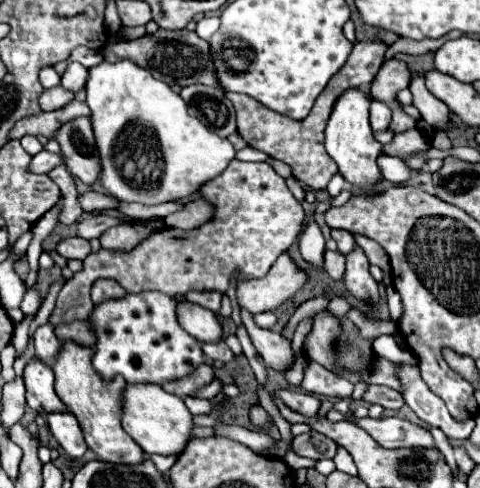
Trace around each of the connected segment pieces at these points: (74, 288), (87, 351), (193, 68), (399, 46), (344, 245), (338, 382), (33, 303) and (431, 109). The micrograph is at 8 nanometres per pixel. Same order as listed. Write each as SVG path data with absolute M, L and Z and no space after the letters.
M233 159L223 175L203 185L199 193L215 205L213 221L193 231L165 227L141 241L129 253L115 253L107 249L91 253L83 261L83 271L75 273L75 277L61 287L49 323L59 325L89 317L95 307L91 301L91 285L97 279L113 279L127 293L161 291L177 299L181 299L187 291L225 293L233 271L239 271L237 281L265 275L275 259L287 251L303 231L305 211L287 189L285 179L279 177L269 163L245 163Z
M63 343L55 363L53 363L53 373L55 373L55 391L59 399L67 405L67 409L77 417L85 443L91 451L97 453L101 461L107 463L141 463L143 461L143 451L141 447L125 435L121 427L121 391L125 389L125 379L117 375L113 381L103 381L99 373L91 365L93 357L93 347L83 347L77 343Z
M159 29L153 35L145 35L135 41L121 41L121 43L111 43L107 45L101 55L105 61L121 61L121 59L133 59L139 67L147 69L153 77L165 81L167 85L193 85L193 83L203 83L217 87L215 75L213 75L213 65L211 65L211 53L209 53L209 43L201 39L195 31L165 31Z
M451 31L439 39L423 39L421 41L414 41L408 38L398 38L396 42L390 45L385 53L385 61L393 58L397 53L405 53L410 55L422 55L429 51L435 52L446 41L459 37L461 33Z
M333 229L331 231L331 237L335 239L337 243L337 249L341 255L349 255L353 249L355 249L355 239L349 231L343 231L343 229Z
M311 361L305 369L305 379L303 379L303 391L319 395L319 397L339 397L347 399L353 393L353 383L349 383L343 377L337 377L335 373L327 371L319 363Z
M27 291L23 297L23 303L21 303L23 315L35 315L41 307L41 301L43 301L43 297L37 291Z
M413 73L409 91L413 93L413 105L419 109L421 119L427 121L435 129L447 129L449 123L449 107L441 103L429 89L425 87L425 73Z

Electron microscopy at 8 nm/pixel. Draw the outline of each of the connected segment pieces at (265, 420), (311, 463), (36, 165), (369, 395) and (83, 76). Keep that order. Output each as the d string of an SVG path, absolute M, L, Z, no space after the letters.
M259 405L249 409L249 419L251 419L251 423L253 423L255 427L267 427L267 425L273 423L271 415L269 415L263 407L259 407Z
M289 447L287 453L284 457L285 463L294 471L300 468L314 468L316 461L312 459L307 459L305 457L300 457Z
M41 151L39 155L35 155L33 159L31 159L31 165L29 165L29 171L31 173L49 173L55 165L59 165L59 163L63 163L63 159L61 159L61 155L59 153L49 153L49 151Z
M369 385L363 393L363 401L365 403L377 403L385 409L401 409L405 405L403 401L403 395L389 389L389 387L383 387L383 385Z
M69 63L67 71L63 73L61 77L61 85L73 93L77 93L81 87L85 87L85 81L87 81L89 73L87 69L81 65L81 63Z

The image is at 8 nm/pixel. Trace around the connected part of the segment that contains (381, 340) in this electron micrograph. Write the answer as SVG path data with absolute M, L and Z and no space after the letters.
M381 335L373 341L373 351L393 363L409 363L409 365L419 365L419 359L413 351L405 349L401 351L401 347L395 343L395 339L391 335Z

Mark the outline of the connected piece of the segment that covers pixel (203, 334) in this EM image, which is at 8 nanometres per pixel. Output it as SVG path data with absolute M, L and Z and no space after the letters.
M179 301L177 303L177 321L179 325L201 343L221 341L221 323L217 315L201 305Z

